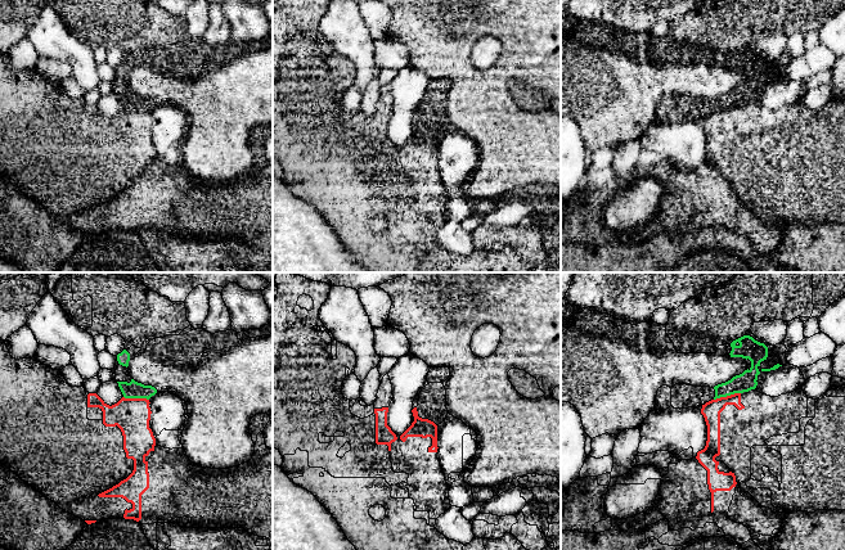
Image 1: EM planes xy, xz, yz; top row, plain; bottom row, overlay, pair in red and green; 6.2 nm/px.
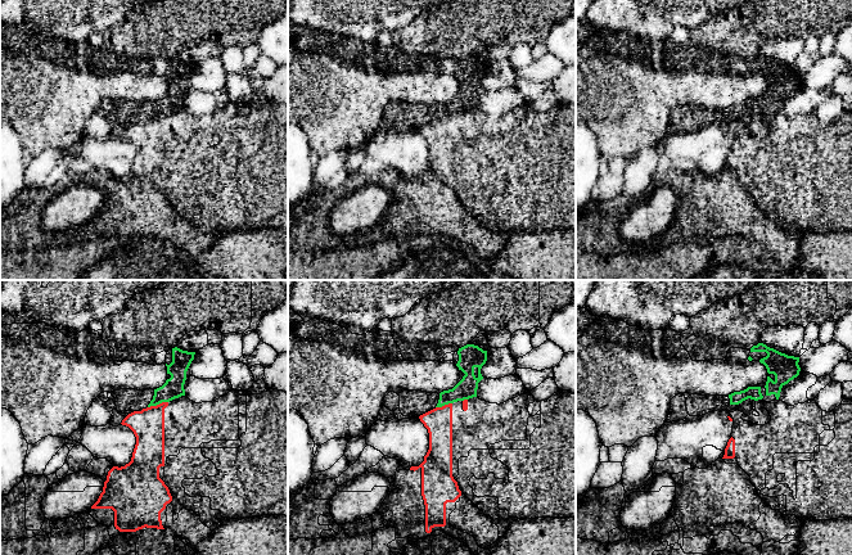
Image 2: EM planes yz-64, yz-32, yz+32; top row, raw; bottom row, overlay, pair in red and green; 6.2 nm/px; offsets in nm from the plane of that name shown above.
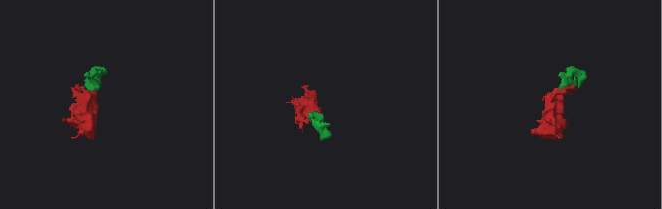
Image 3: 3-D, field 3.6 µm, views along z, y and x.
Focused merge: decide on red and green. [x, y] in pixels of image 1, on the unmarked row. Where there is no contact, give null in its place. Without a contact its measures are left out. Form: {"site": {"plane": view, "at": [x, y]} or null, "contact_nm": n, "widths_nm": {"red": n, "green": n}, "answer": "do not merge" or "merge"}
{"site": {"plane": "yz", "at": [727, 108]}, "contact_nm": 180, "widths_nm": {"red": 120, "green": 120}, "answer": "do not merge"}

